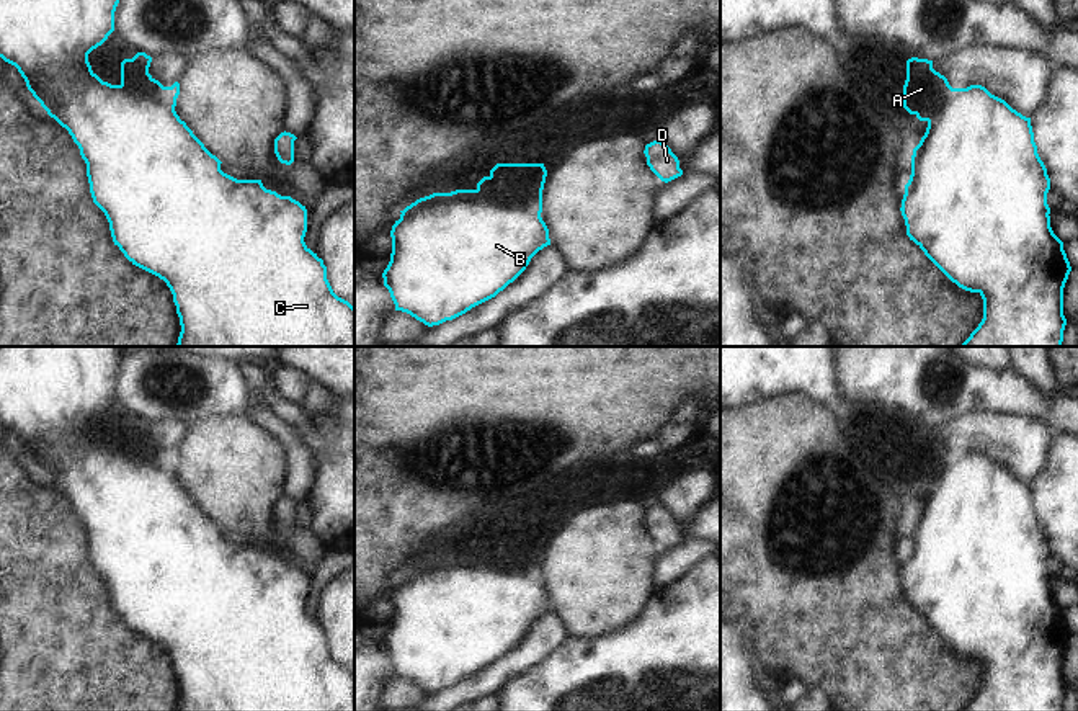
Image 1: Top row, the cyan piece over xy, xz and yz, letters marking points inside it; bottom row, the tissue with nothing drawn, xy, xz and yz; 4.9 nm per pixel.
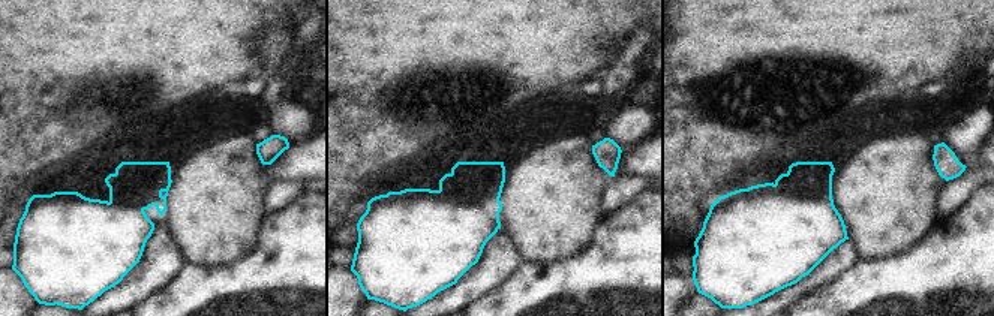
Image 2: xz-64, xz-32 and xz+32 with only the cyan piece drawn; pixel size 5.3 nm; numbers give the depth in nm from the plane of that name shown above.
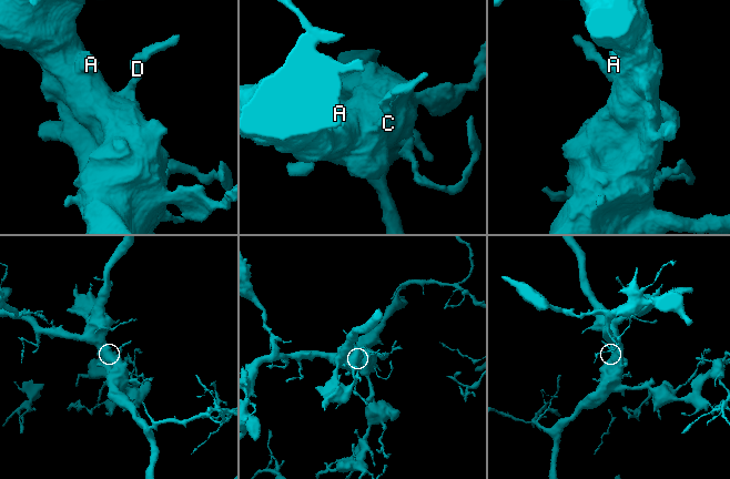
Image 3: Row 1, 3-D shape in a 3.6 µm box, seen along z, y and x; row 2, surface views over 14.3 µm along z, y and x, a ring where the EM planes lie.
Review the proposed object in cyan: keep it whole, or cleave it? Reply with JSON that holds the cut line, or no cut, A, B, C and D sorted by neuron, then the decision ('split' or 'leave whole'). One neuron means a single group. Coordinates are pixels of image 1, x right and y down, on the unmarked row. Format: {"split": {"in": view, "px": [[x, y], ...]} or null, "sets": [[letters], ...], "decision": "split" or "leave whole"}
{"split": null, "sets": [["A", "B", "C", "D"]], "decision": "leave whole"}

